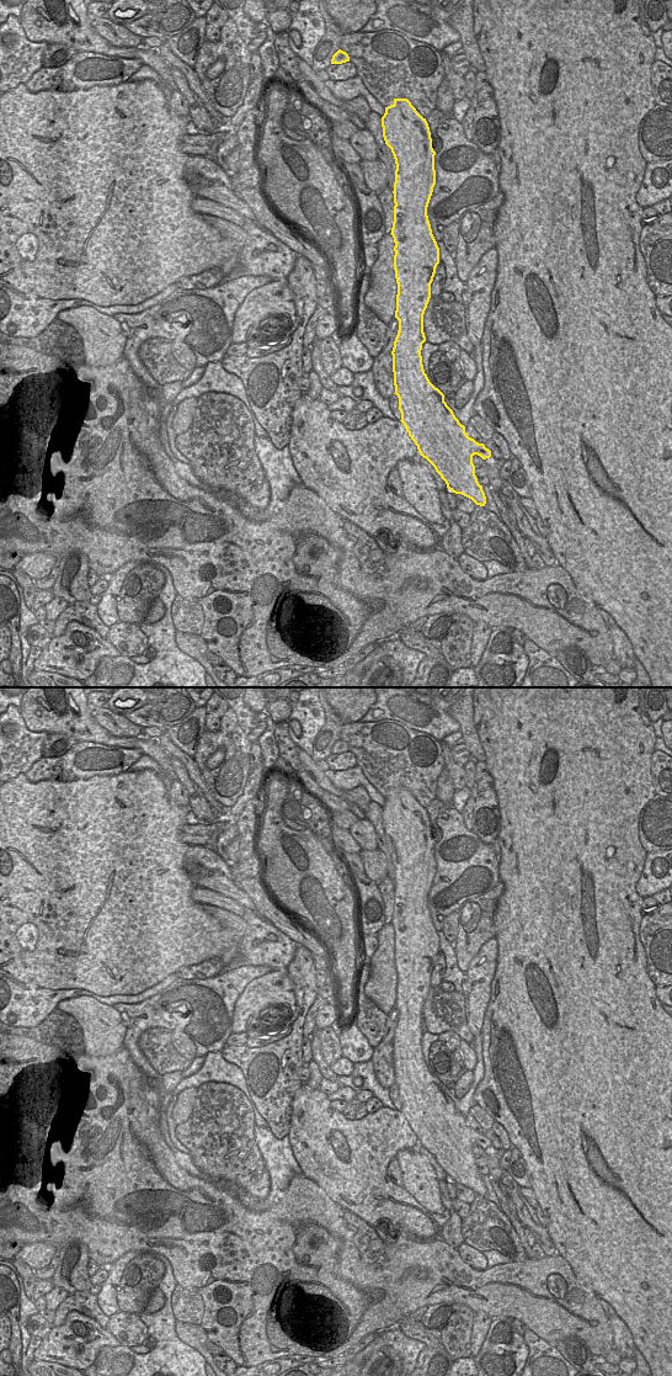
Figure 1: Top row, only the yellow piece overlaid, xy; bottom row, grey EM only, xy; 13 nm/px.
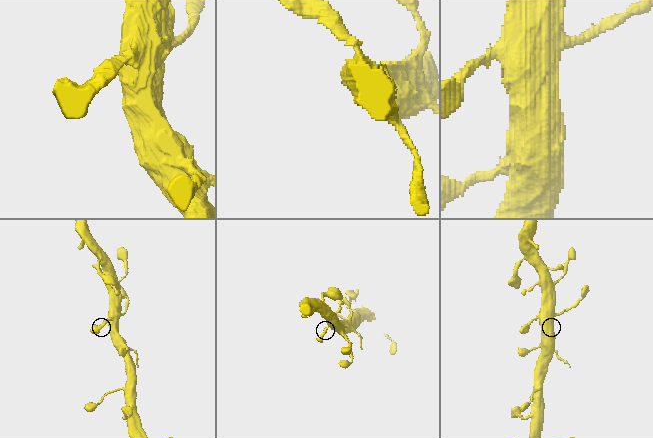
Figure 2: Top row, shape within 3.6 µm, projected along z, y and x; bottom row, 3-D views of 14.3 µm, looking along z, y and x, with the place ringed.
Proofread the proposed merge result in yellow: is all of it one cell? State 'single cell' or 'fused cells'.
fused cells

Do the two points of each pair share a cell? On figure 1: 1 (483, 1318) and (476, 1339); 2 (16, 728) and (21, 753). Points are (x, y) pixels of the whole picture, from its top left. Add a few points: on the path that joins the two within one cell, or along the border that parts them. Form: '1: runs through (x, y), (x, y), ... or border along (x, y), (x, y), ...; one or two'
1: runs through (480, 1323), (478, 1334); one
2: runs through (16, 734), (17, 747); one

